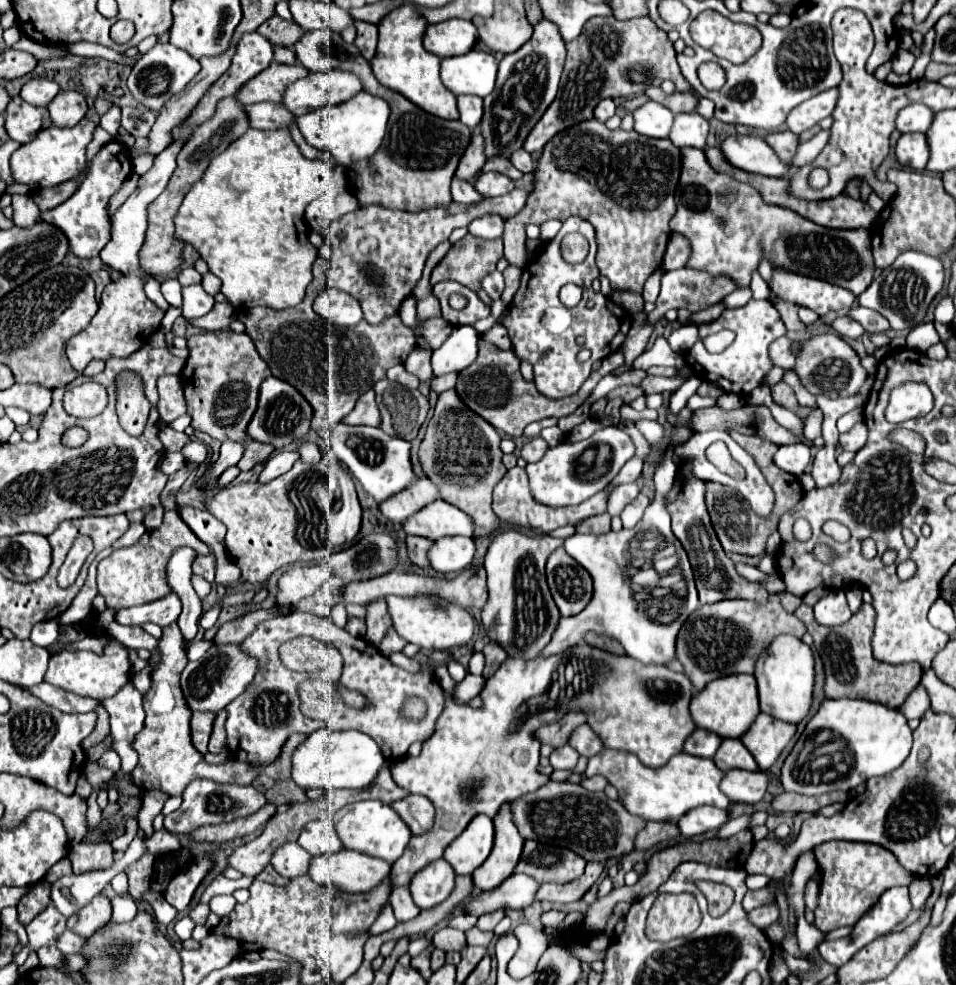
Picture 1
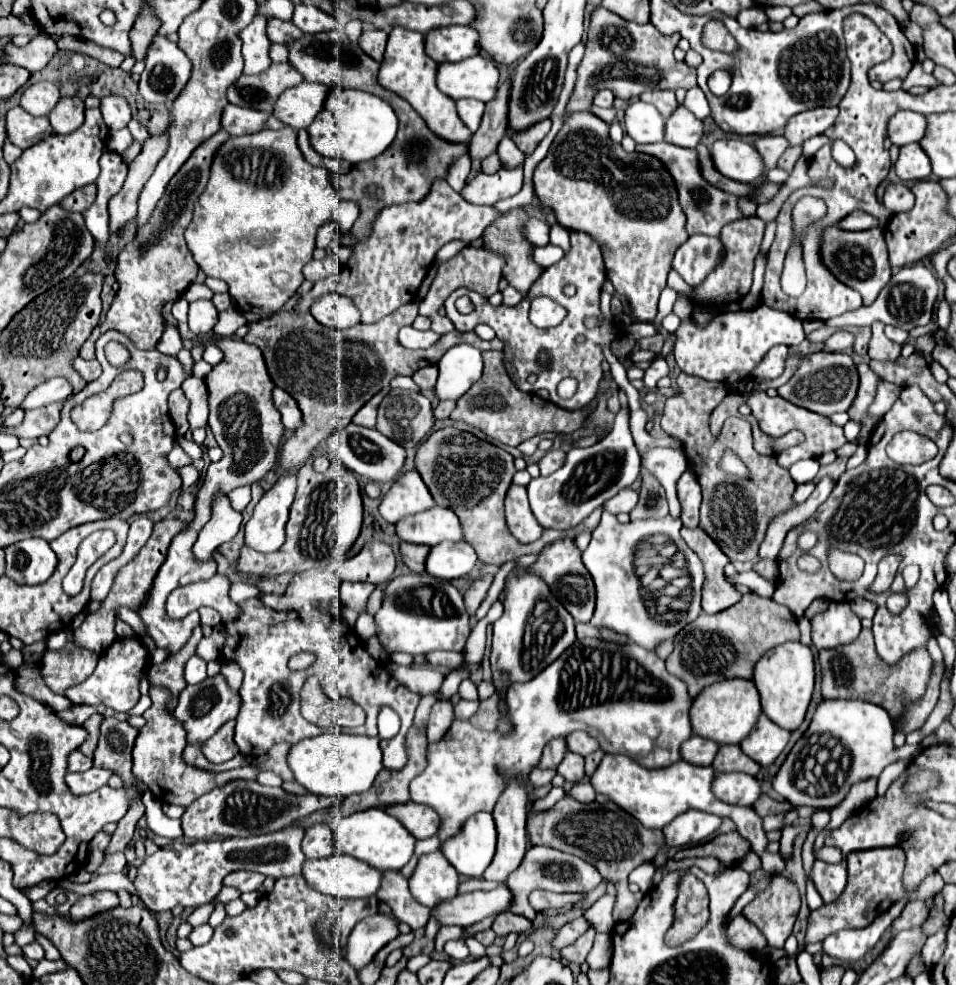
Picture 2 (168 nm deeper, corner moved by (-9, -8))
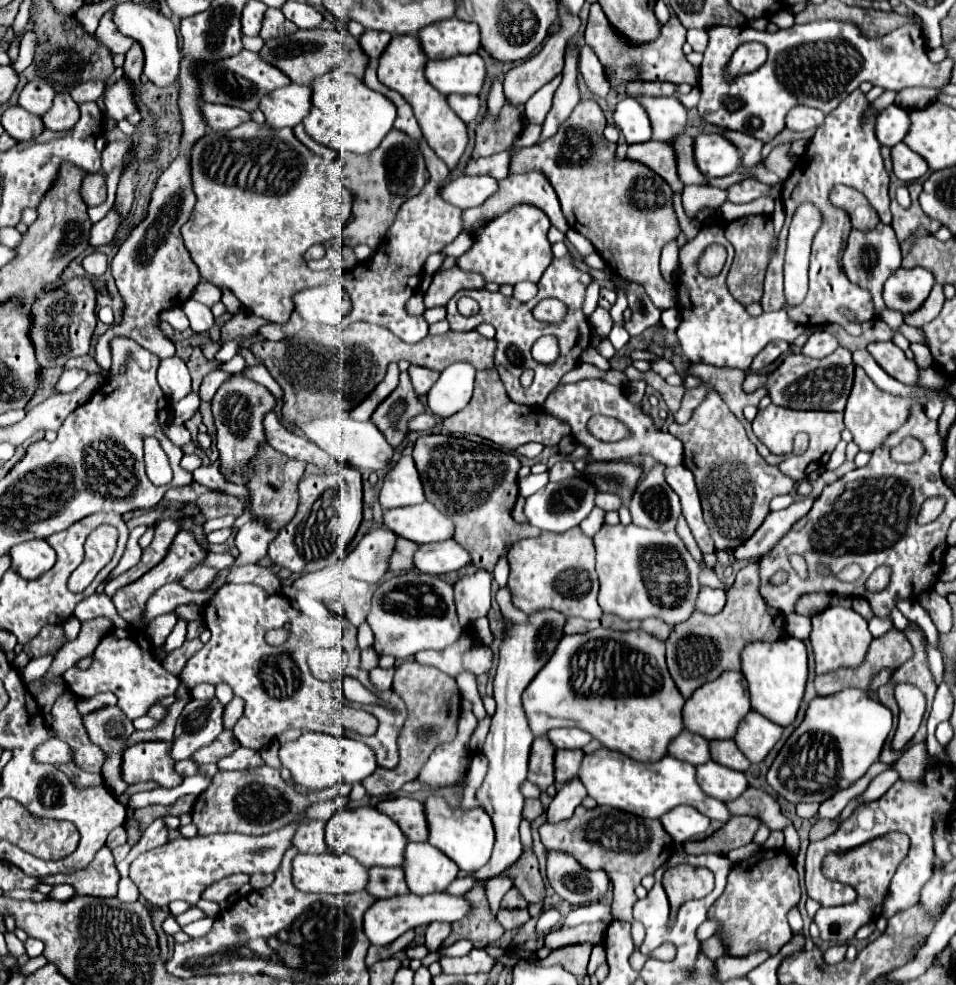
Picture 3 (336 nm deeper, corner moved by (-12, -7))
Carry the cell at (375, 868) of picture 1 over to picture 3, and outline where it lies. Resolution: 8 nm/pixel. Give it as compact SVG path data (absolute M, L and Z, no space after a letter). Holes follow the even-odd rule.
M326 851L322 855L302 855L298 853L292 861L292 879L294 885L306 893L358 893L364 891L368 885L368 869L362 867L354 857L350 855L338 855L332 851Z

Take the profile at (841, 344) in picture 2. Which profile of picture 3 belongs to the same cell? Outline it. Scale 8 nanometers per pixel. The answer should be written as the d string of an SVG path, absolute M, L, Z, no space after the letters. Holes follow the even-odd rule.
M814 331L808 339L808 343L802 347L802 353L822 359L822 357L828 357L830 353L834 353L838 347L840 347L840 343L834 335L830 335L828 331Z

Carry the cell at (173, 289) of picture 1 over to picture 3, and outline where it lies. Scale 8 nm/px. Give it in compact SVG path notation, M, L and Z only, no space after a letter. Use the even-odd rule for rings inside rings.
M174 307L174 309L168 309L168 311L160 313L160 321L170 323L170 325L172 325L174 329L178 329L178 331L184 331L184 329L190 327L190 325L188 325L188 317L184 317L184 311L182 311L180 307Z

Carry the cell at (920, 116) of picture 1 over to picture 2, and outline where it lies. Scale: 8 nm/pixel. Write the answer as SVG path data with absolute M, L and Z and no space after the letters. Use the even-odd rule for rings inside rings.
M901 110L889 118L887 124L887 136L895 146L905 146L911 142L919 142L919 138L925 134L925 116L909 110Z

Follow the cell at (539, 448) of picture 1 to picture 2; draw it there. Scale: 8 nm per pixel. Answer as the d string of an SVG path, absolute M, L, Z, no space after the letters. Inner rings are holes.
M549 450L549 452L541 458L539 468L541 468L541 474L543 474L543 476L549 476L549 474L553 474L555 470L559 470L563 464L565 464L565 452L563 452L563 450Z

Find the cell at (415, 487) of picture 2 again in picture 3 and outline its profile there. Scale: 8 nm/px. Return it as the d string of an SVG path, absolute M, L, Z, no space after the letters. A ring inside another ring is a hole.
M410 455L402 457L384 477L384 485L380 491L380 505L384 511L396 507L408 507L424 503L424 487L418 477L414 459Z

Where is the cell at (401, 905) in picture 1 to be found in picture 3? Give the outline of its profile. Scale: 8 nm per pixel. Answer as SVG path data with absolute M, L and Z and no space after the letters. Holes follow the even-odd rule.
M372 867L368 869L370 881L366 885L366 891L372 893L376 899L390 899L396 895L408 895L408 885L404 879L404 871L400 867Z

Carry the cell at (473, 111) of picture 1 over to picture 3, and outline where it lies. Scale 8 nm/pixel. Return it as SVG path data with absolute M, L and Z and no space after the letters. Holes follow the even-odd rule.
M448 95L448 105L452 107L452 111L464 121L470 123L476 119L478 111L480 111L480 99L476 95Z

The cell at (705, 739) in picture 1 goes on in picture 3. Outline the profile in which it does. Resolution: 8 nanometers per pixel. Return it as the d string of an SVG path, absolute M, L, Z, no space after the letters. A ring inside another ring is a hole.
M684 729L678 737L674 737L674 741L668 747L668 753L680 761L686 761L686 763L698 767L710 759L708 745L710 745L708 739Z

